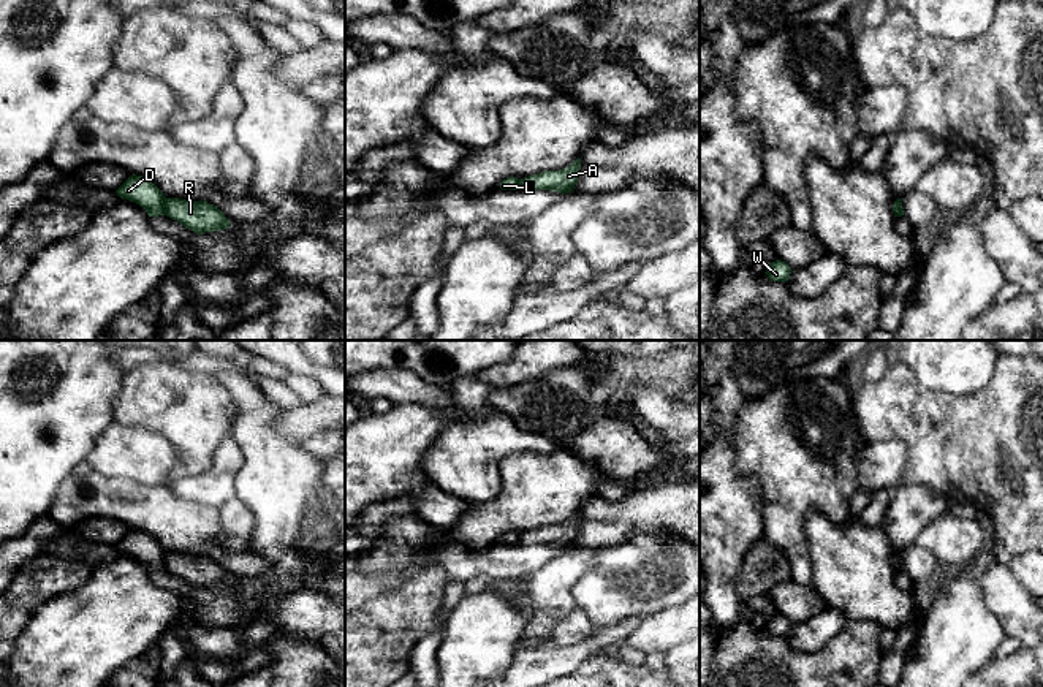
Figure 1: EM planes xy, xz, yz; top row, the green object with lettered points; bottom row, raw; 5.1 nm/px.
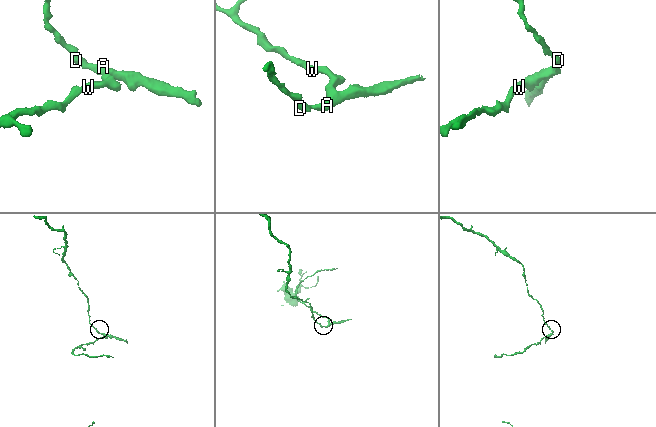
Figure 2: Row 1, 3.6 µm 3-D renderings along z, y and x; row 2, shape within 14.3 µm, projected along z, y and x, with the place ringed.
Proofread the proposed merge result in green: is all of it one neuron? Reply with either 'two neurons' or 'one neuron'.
two neurons

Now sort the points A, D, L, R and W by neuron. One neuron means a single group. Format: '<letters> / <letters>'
A R W / D L

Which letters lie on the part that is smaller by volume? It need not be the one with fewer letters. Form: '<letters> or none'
A, R, W

